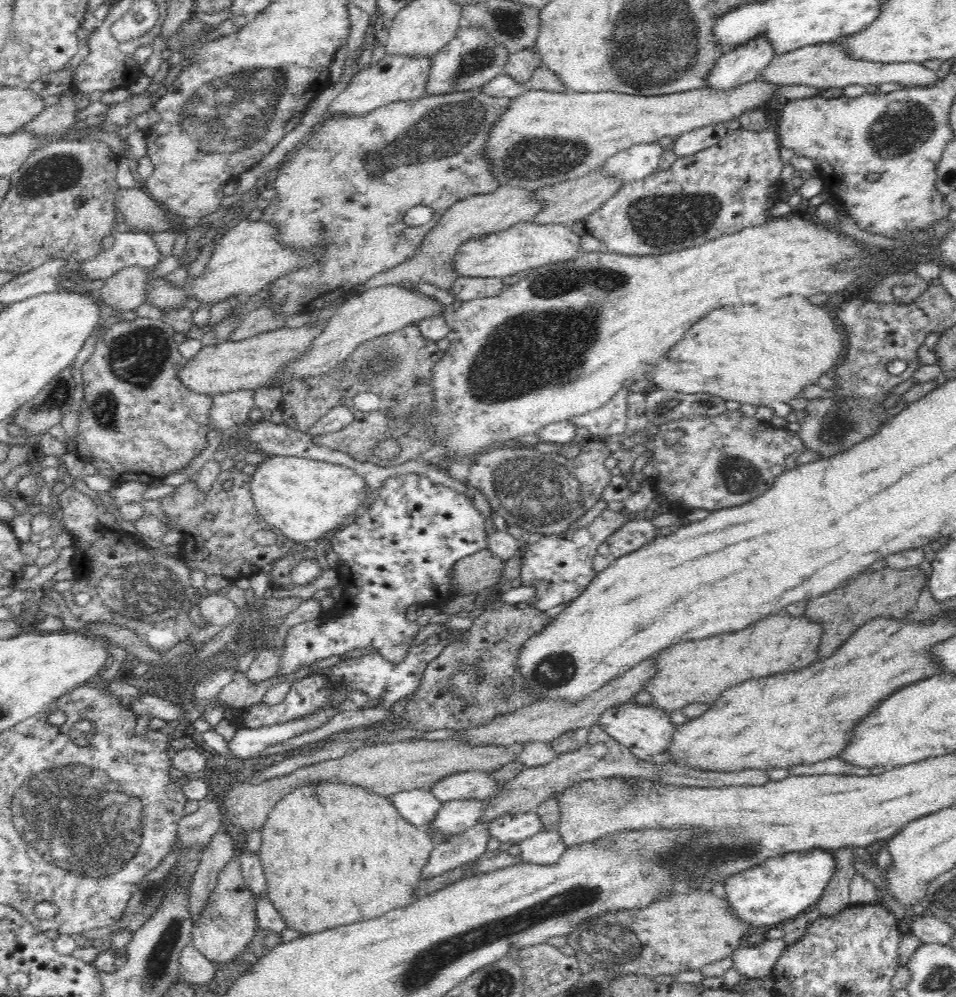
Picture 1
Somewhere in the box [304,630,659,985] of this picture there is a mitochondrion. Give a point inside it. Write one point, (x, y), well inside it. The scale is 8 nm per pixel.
(613, 941)

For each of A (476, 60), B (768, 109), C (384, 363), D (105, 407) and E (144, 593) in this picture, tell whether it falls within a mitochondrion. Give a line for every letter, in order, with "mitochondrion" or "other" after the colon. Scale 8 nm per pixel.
A: mitochondrion
B: other
C: mitochondrion
D: mitochondrion
E: mitochondrion

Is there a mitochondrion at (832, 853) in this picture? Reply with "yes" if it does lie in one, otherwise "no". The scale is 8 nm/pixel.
no

